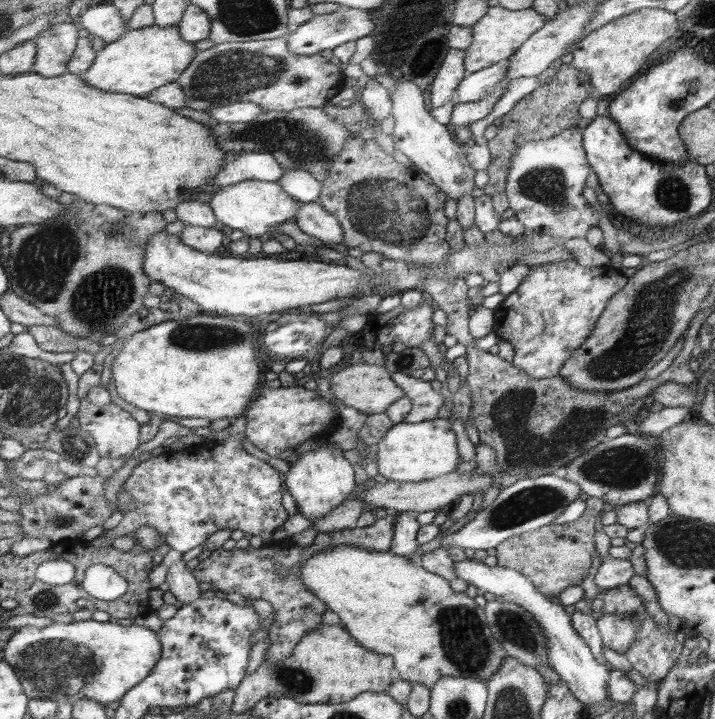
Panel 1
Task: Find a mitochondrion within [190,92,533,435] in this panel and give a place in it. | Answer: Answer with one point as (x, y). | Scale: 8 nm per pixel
(385, 209)

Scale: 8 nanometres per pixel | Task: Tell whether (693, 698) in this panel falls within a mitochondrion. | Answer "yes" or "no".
no

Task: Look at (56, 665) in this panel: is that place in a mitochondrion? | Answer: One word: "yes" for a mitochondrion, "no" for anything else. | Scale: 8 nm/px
yes

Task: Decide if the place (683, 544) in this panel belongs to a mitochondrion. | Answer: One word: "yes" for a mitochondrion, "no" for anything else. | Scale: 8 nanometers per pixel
yes

